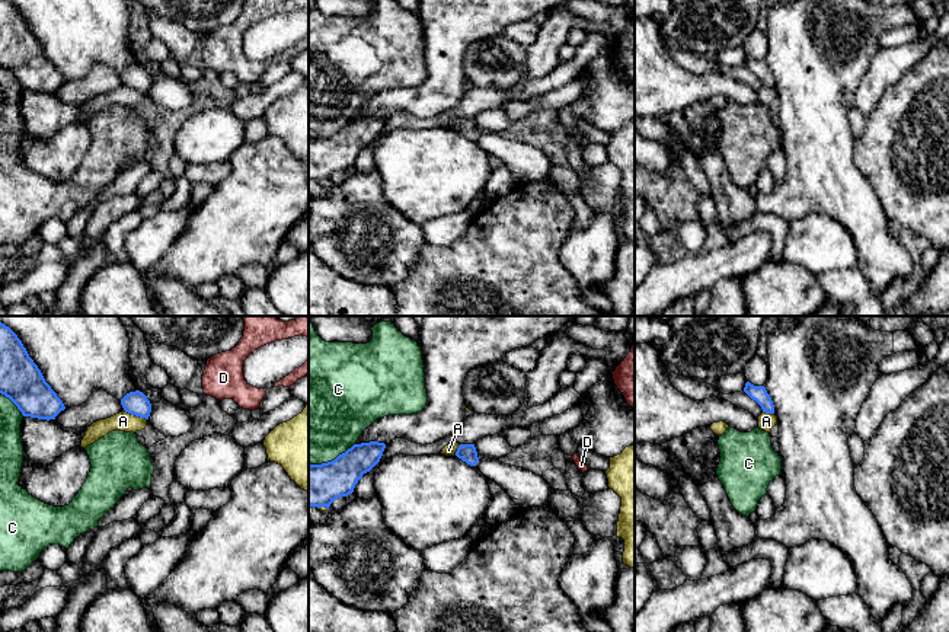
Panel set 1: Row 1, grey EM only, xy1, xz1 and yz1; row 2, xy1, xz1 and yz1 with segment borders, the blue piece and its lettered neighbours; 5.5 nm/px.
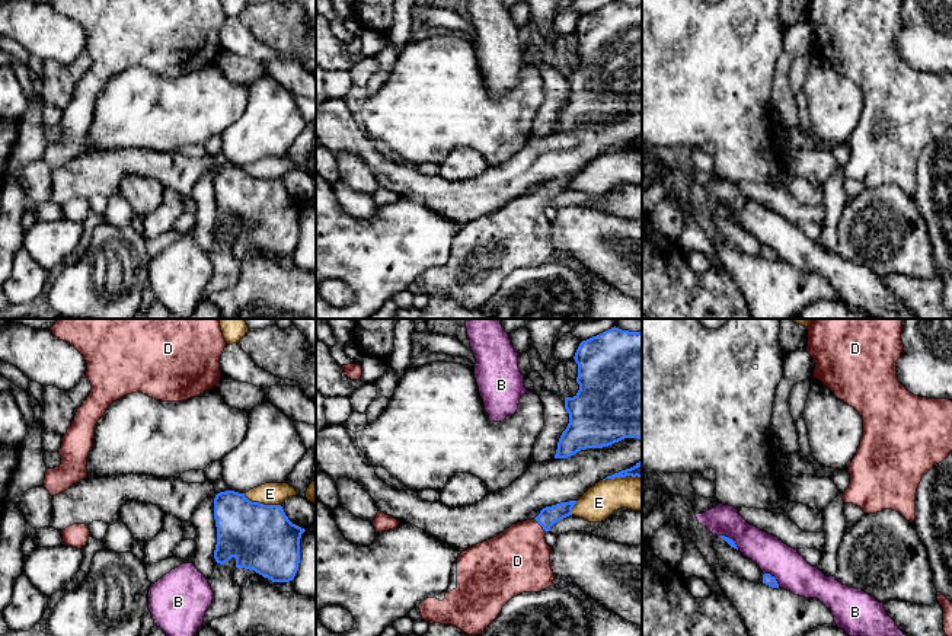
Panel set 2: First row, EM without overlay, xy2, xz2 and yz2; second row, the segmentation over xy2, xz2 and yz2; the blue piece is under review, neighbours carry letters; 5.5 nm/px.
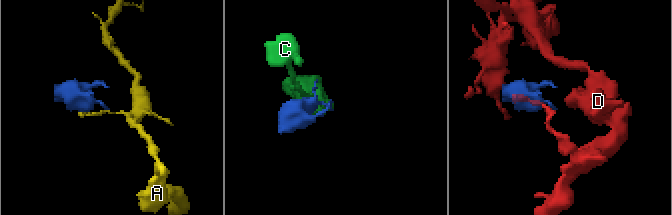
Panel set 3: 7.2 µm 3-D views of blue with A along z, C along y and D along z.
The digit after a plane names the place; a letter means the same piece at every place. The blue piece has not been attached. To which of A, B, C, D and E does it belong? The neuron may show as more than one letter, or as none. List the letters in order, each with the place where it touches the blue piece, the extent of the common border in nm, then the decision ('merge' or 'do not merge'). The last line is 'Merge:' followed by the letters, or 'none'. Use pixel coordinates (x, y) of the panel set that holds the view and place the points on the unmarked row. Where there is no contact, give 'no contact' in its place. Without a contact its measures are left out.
A: meets blue in xy1 at (136, 89); contact 140 nm long; do not merge
B: meets blue in yz2 at (773, 251); contact 120 nm long; do not merge
C: meets blue in xy1 at (13, 76); contact 190 nm long; do not merge
D: meets blue in xz2 at (540, 198); contact 100 nm long; merge
E: meets blue in xy2 at (262, 178); contact 220 nm long; do not merge
Merge: D

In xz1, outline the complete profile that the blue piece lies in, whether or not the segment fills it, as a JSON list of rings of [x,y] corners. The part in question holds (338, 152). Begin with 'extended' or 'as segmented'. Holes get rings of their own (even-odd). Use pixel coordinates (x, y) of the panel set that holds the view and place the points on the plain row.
as segmented; [[[378,115],[354,118],[332,135],[309,138],[309,179],[329,183],[336,172],[352,167],[362,149],[380,135],[384,122]]]

